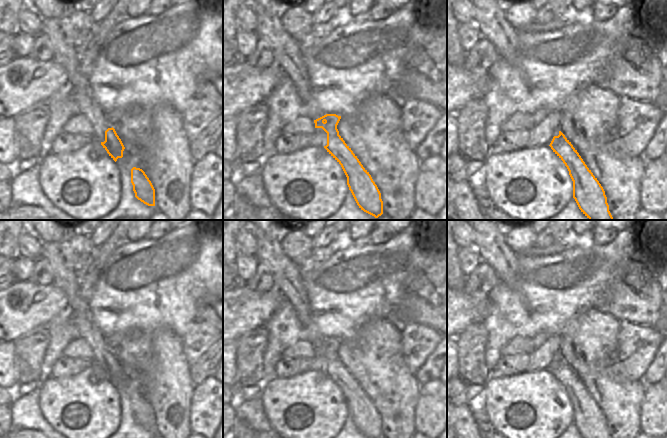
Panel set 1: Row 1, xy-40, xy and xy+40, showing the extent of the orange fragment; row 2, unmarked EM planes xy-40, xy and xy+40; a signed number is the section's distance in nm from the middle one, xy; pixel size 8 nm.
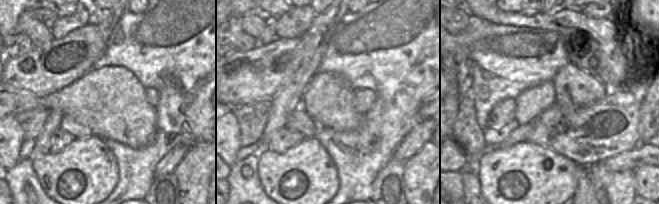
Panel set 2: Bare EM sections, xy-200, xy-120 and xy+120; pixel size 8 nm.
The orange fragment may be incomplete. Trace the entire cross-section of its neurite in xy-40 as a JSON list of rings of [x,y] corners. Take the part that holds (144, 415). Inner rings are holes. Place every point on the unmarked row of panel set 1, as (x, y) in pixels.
[[[136,391],[131,393],[131,407],[138,424],[148,430],[155,430],[155,413],[142,393]]]

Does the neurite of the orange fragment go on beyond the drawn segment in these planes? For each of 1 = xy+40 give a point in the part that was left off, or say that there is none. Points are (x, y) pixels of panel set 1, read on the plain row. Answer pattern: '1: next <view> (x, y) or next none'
1: next none

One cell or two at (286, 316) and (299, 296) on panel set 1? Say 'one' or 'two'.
two

